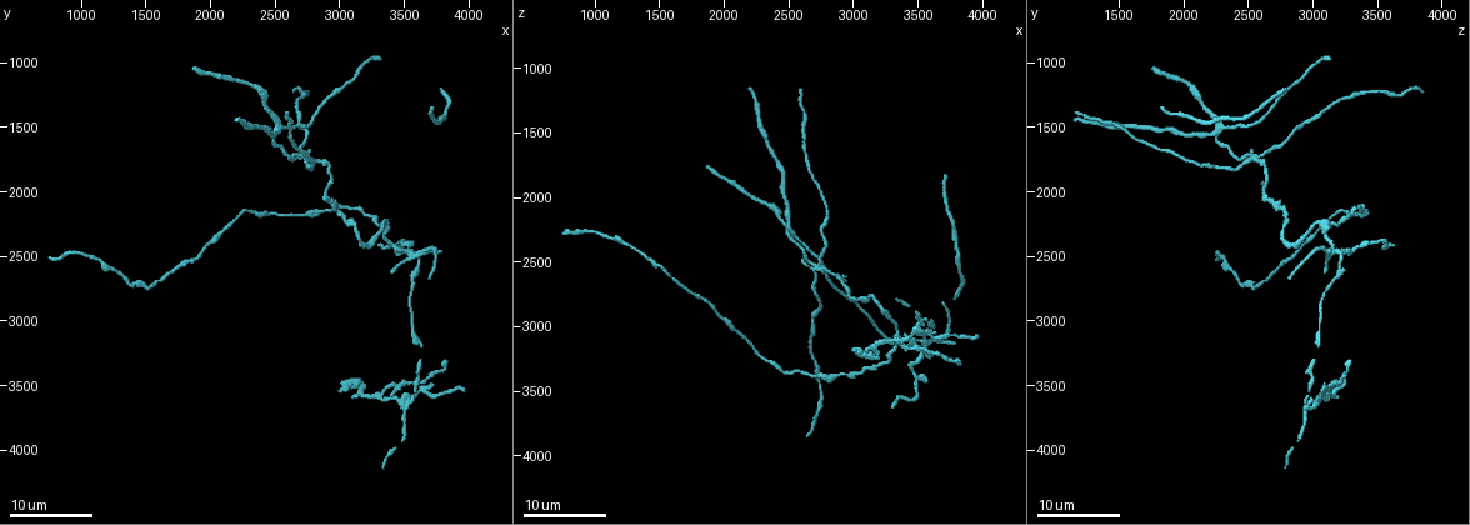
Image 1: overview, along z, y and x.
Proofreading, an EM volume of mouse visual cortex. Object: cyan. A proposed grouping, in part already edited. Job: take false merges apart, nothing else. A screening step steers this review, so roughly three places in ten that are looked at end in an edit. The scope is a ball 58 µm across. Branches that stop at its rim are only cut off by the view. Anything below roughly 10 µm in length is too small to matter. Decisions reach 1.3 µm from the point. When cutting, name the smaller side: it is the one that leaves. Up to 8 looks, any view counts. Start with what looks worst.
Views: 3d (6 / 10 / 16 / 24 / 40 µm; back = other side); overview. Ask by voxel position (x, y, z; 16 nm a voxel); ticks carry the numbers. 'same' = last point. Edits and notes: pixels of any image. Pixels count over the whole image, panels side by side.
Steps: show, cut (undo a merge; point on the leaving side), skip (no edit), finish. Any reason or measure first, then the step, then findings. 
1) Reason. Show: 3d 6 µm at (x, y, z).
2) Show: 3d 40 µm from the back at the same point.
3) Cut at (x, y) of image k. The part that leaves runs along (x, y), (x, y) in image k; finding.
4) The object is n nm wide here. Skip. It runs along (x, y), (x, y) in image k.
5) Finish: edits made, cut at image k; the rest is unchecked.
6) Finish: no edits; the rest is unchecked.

Four-way junction. Show: 3d 24 µm at (3520, 2460, 3220).

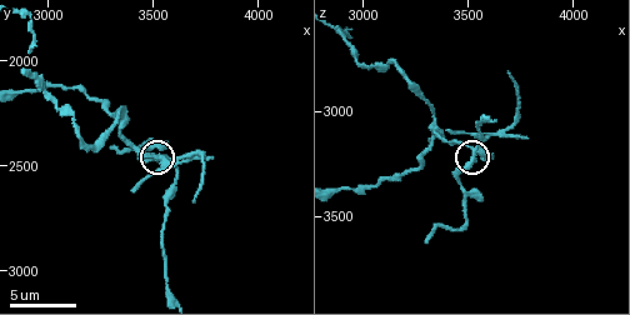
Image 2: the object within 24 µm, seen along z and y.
Closer look. Show: 3d 6 µm at (3540, 2470, 3230).

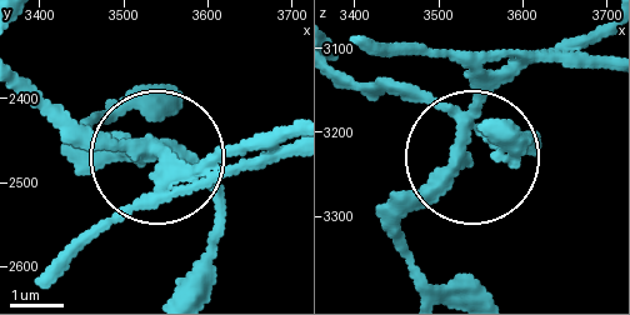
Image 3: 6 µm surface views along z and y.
Cut at (169, 194) of image 3. The part that leaves runs along (466, 128), (400, 231), (418, 285) in image 3; two neurons meet here.

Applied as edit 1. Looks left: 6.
A fork. Show: 3d 24 µm at (2500, 1540, 2220).

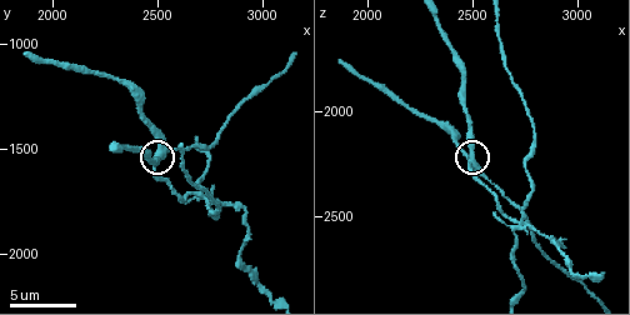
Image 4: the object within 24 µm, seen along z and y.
Show: 3d 10 µm at the same point.

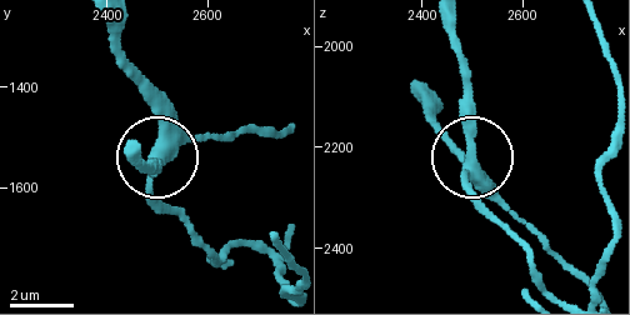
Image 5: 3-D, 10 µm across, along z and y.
The side arm is 19 µm long. Skip. It runs along (243, 246), (216, 260), (156, 199), (154, 166) in image 5; all the same neuron.

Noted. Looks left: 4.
Three arms meet. Show: 3d 24 µm at (2980, 2120, 2760).

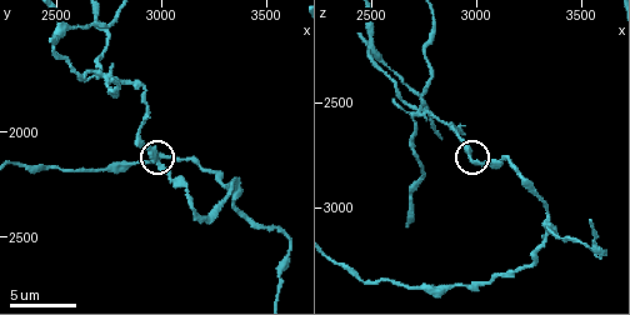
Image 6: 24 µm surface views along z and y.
Show: 3d 10 µm at the same point.

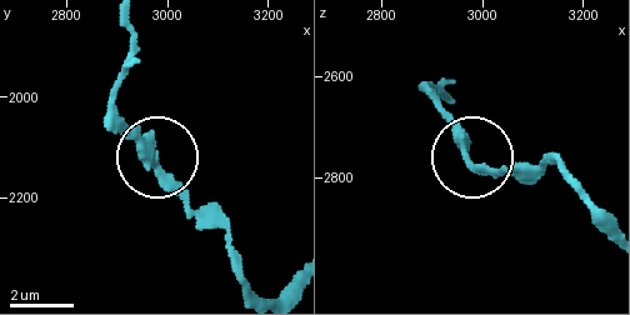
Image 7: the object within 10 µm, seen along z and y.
Skip. One neuron here.

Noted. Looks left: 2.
Three arms meet. Show: 3d 6 µm at (3370, 2260, 3090).

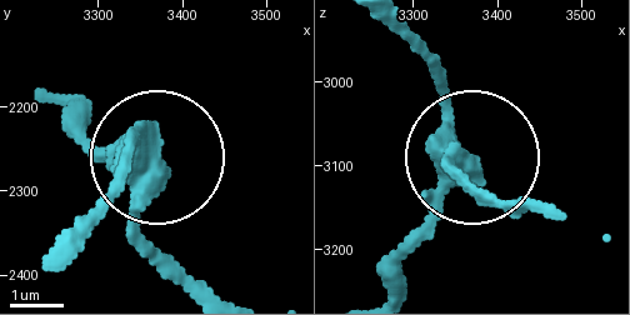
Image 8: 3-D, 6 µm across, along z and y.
Skip. It runs along (395, 26), (475, 160), (449, 174), (471, 188) in image 8; continuous, no second neuron.

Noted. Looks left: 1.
Finish: edits made, cut at image 3; the rest is unchecked.

